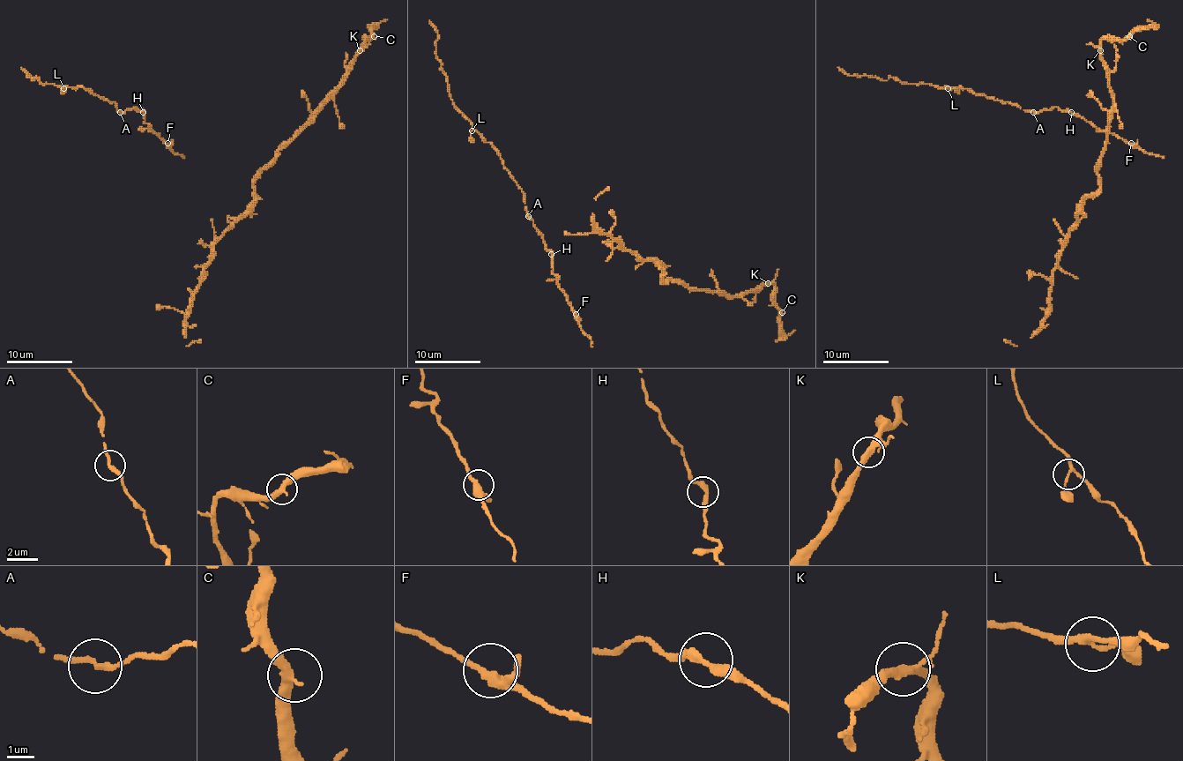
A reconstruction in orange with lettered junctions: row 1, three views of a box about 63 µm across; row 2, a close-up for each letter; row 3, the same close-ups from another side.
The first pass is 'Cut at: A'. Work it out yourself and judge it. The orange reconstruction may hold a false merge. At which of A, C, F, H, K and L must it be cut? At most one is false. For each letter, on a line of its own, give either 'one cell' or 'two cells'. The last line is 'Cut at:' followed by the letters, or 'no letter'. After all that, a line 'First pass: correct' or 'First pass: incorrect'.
A: one cell
C: one cell
F: one cell
H: one cell
K: one cell
L: one cell
Cut at: no letter
First pass: incorrect

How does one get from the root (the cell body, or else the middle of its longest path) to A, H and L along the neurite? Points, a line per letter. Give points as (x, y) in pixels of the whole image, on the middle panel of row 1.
A: (576, 316), (553, 272), (553, 256), (546, 248), (543, 235), (528, 216)
H: (576, 316), (553, 272), (551, 254)
L: (576, 316), (553, 272), (553, 256), (543, 235), (526, 212), (524, 191), (503, 165), (500, 153), (472, 130)

